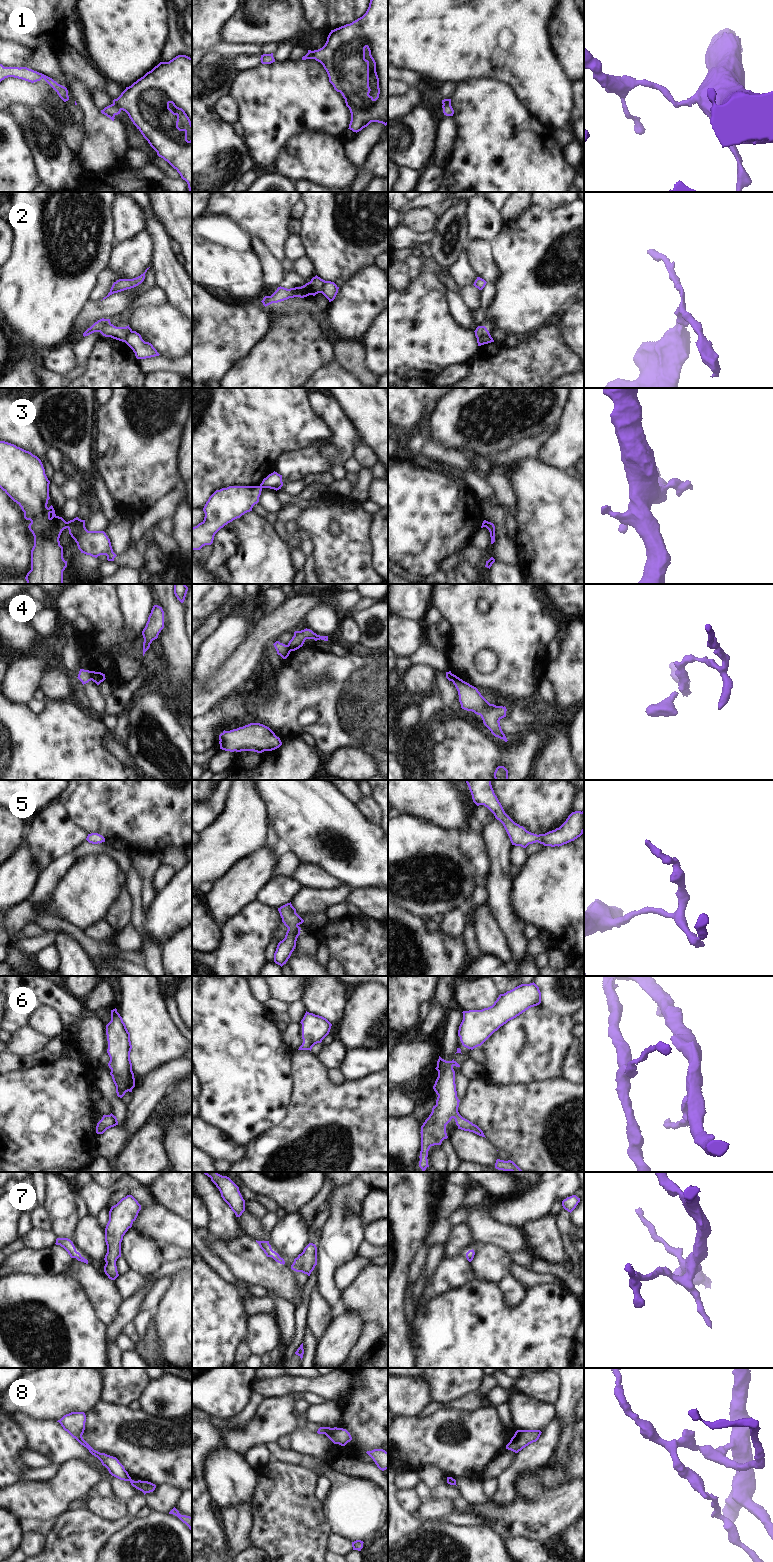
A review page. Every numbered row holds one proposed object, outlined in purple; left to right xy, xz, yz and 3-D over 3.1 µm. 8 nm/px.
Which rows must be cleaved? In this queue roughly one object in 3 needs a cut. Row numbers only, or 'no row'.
1, 2, 3, 4, 8

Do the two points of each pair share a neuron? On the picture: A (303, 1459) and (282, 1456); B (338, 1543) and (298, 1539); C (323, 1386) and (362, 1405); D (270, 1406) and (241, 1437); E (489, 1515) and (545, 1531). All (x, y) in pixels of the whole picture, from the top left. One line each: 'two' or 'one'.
A: one
B: two
C: two
D: one
E: one

